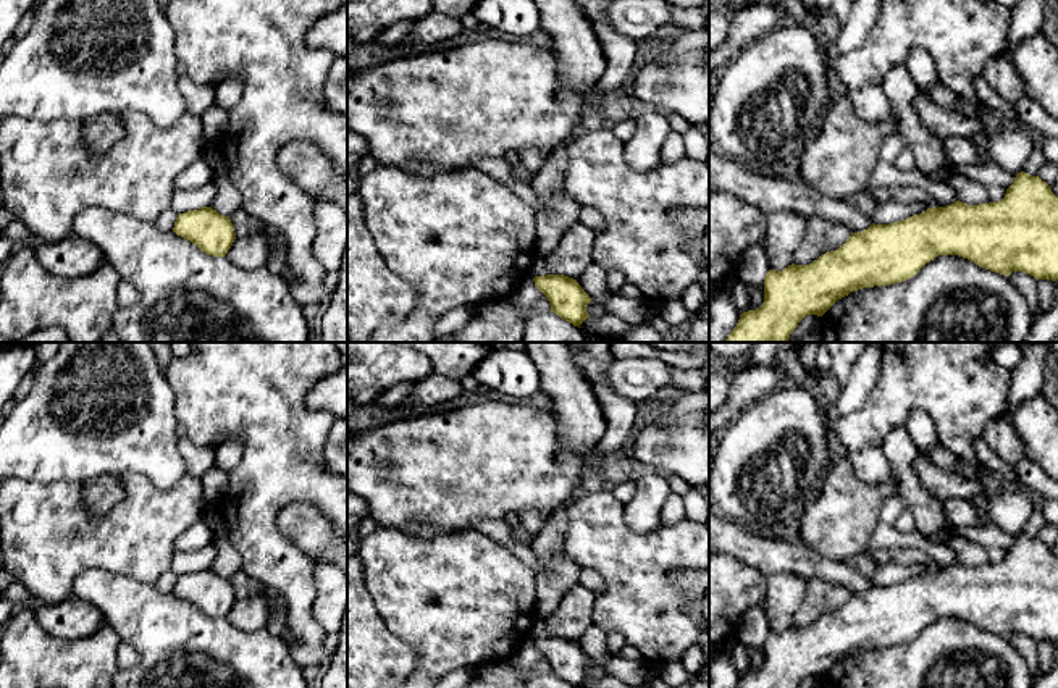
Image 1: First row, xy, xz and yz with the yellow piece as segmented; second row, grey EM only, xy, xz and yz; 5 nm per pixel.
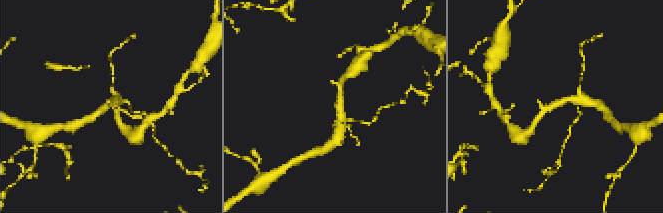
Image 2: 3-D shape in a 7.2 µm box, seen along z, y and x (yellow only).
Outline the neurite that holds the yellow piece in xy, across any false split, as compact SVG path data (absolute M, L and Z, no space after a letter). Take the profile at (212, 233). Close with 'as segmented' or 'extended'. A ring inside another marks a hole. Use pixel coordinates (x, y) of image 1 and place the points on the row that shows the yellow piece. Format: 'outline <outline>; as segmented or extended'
outline M212 207L179 213L173 233L213 257L225 257L236 239L229 216L220 215Z; as segmented

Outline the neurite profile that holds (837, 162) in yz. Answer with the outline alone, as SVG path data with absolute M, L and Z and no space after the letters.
M848 97L829 103L801 152L798 178L830 199L854 200L869 189L884 139L896 132L898 116L866 121Z

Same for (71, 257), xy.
M71 234L58 242L36 245L36 258L50 275L61 279L90 275L105 262L102 249L78 234Z

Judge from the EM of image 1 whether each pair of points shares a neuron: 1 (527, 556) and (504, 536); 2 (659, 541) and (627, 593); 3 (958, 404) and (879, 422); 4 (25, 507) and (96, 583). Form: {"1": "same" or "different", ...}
{"1": "same", "2": "same", "3": "same", "4": "different"}

